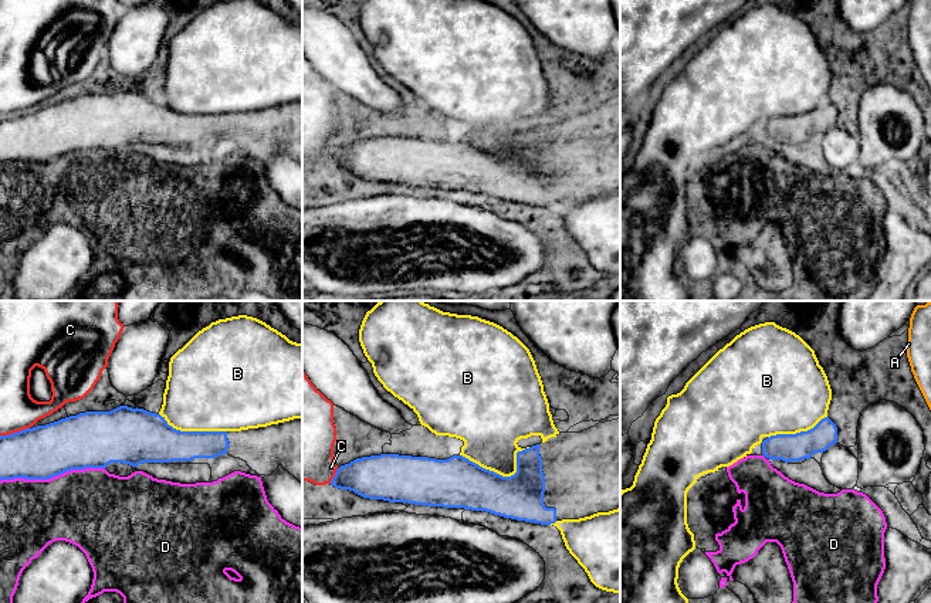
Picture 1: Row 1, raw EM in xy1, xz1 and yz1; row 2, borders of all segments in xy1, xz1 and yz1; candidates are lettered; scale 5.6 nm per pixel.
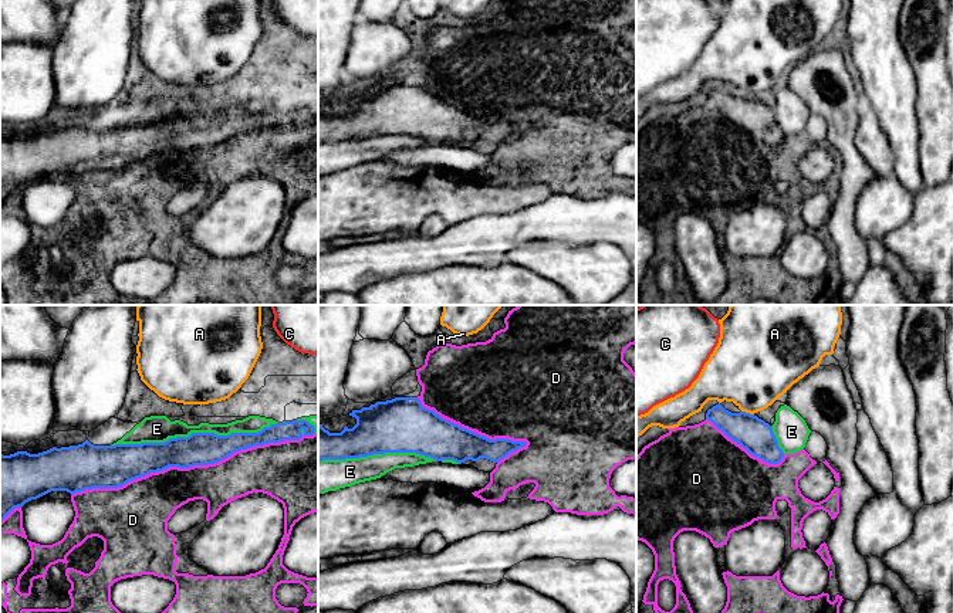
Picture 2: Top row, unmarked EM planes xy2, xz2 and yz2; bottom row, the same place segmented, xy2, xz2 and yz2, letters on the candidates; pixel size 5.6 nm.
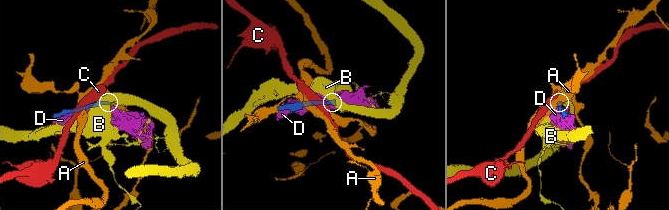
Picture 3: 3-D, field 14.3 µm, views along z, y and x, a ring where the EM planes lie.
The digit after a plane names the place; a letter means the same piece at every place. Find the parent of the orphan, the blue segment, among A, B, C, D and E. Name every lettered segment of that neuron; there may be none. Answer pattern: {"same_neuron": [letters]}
{"same_neuron": []}

